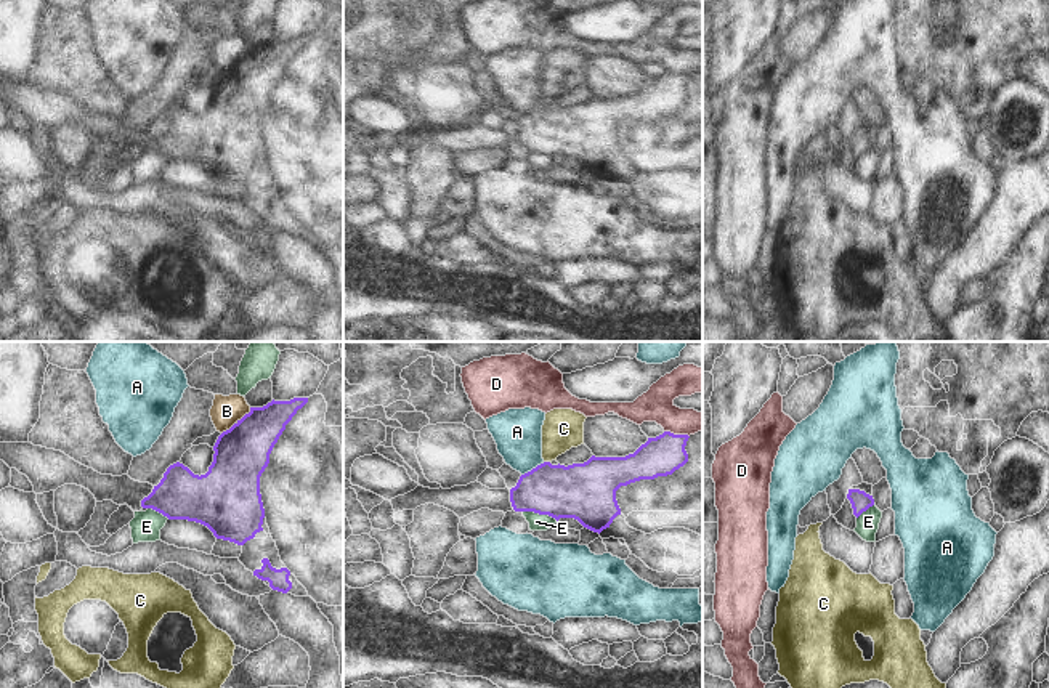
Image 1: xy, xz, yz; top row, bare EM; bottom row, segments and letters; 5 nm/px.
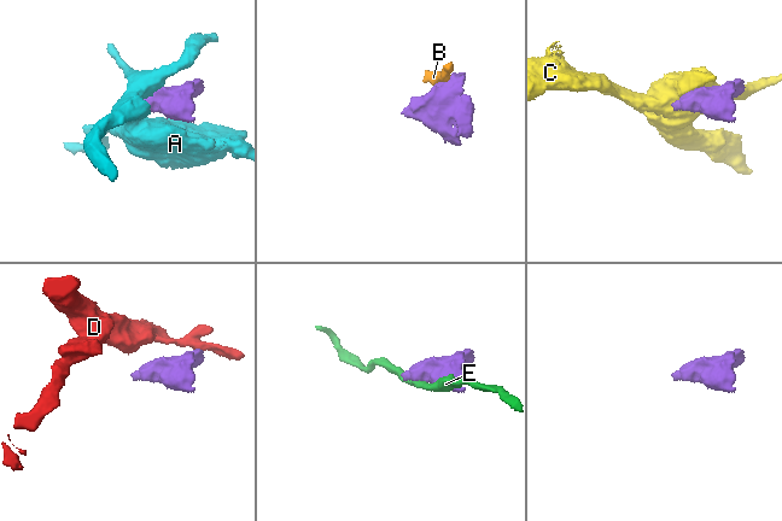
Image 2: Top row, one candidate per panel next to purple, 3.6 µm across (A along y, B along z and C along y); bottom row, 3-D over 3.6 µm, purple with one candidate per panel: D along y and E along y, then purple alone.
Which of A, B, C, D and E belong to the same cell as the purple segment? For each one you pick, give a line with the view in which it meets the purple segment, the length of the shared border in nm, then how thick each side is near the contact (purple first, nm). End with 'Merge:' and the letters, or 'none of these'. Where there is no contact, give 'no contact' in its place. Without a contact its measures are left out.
Merge: none of these

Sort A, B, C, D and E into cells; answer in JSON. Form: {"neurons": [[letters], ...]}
{"neurons": [["A"], ["B"], ["C"], ["D"], ["E"]]}

